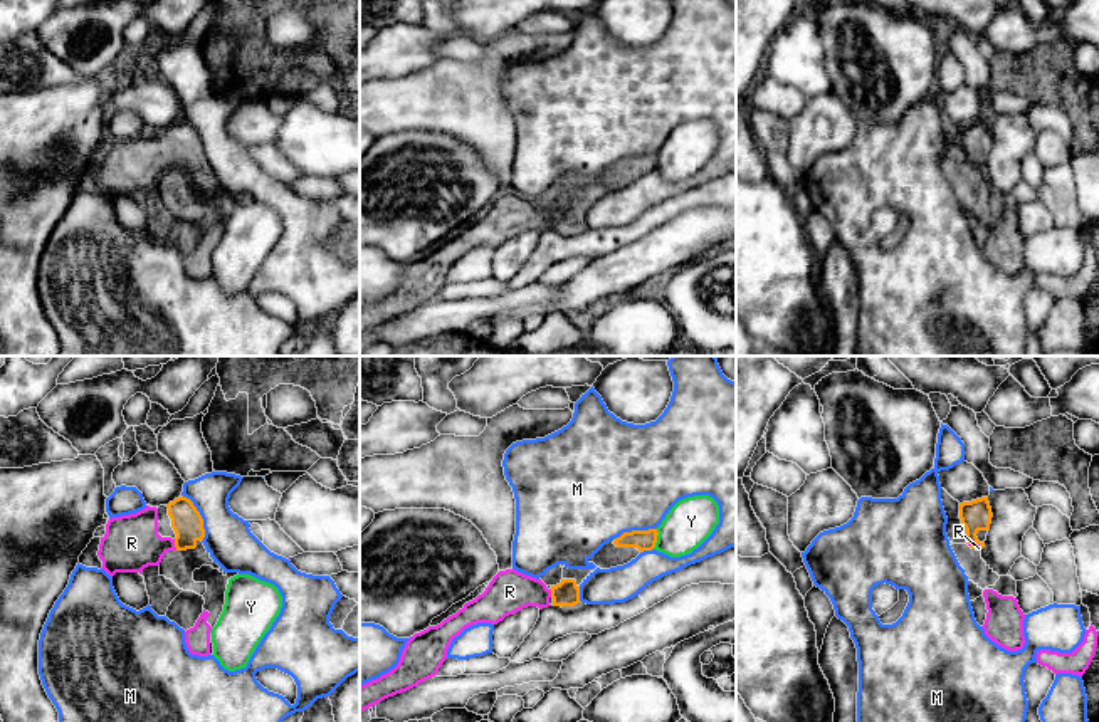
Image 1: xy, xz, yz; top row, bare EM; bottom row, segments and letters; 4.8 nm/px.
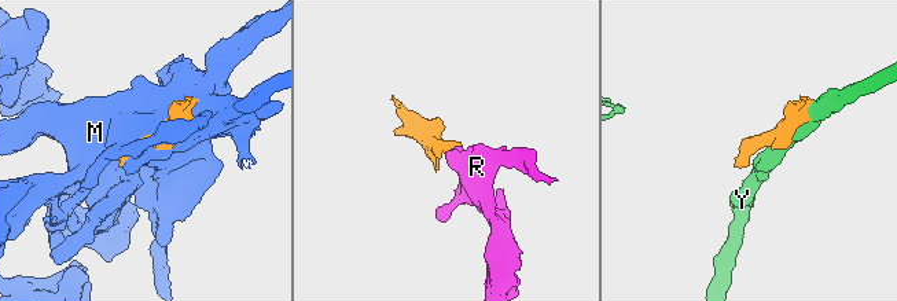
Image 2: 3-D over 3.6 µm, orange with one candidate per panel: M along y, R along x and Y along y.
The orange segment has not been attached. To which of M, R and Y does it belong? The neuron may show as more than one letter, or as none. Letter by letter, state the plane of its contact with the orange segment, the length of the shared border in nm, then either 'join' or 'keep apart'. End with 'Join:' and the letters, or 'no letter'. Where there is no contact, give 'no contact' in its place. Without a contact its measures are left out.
M: contact in xy; length 260 nm; keep apart
R: contact in xy; length 60 nm; join
Y: contact in xz; length 100 nm; keep apart
Join: R

